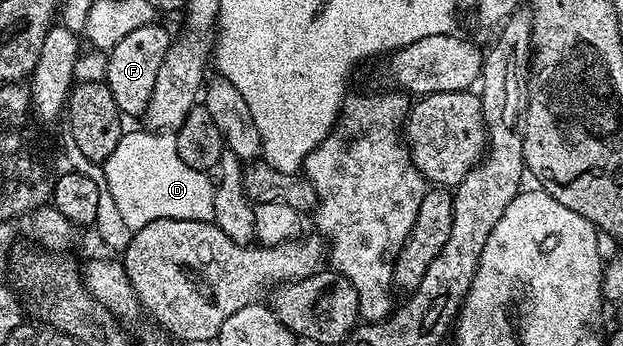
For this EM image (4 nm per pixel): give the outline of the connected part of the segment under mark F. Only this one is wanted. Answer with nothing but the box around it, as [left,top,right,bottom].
[104,23,172,118]

